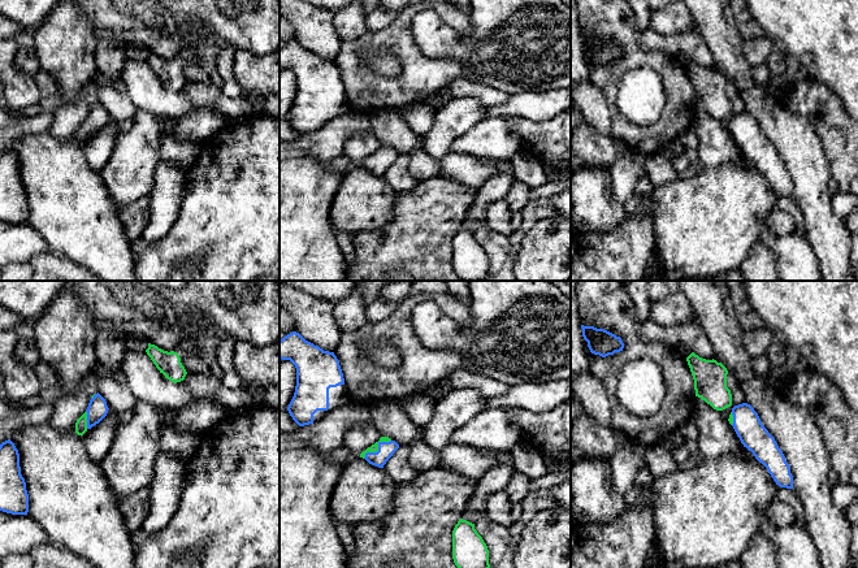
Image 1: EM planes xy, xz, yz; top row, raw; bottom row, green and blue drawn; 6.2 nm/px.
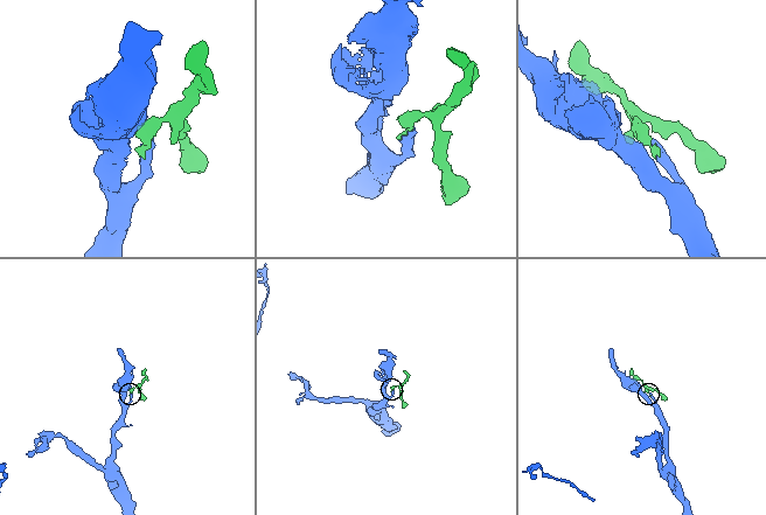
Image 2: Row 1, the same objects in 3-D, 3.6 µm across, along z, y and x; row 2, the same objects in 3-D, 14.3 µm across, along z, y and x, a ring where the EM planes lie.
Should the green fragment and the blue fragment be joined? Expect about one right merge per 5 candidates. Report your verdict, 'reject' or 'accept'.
accept

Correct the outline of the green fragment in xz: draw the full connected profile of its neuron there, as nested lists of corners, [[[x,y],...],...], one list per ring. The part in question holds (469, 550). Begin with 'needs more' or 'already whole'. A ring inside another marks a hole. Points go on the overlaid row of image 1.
already whole; [[[463,519],[452,530],[452,559],[458,568],[490,568],[486,543],[474,524]]]

